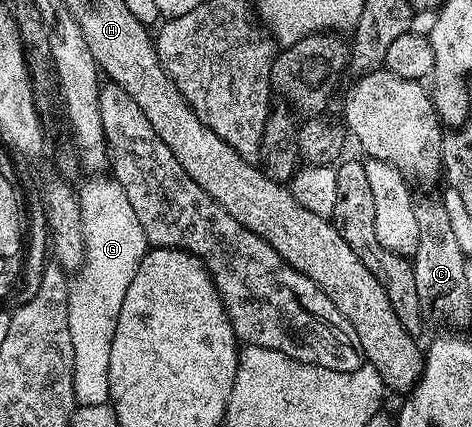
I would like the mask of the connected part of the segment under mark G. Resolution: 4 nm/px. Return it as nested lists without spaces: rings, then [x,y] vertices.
[[[98,173],[87,178],[83,187],[77,188],[80,201],[80,221],[84,225],[84,249],[86,259],[70,284],[70,304],[68,305],[68,333],[72,333],[72,353],[74,354],[74,398],[81,405],[110,403],[108,385],[108,353],[112,353],[112,337],[116,333],[116,321],[120,317],[120,305],[124,305],[124,293],[144,261],[148,244],[144,228],[128,202],[128,193],[112,177]]]

